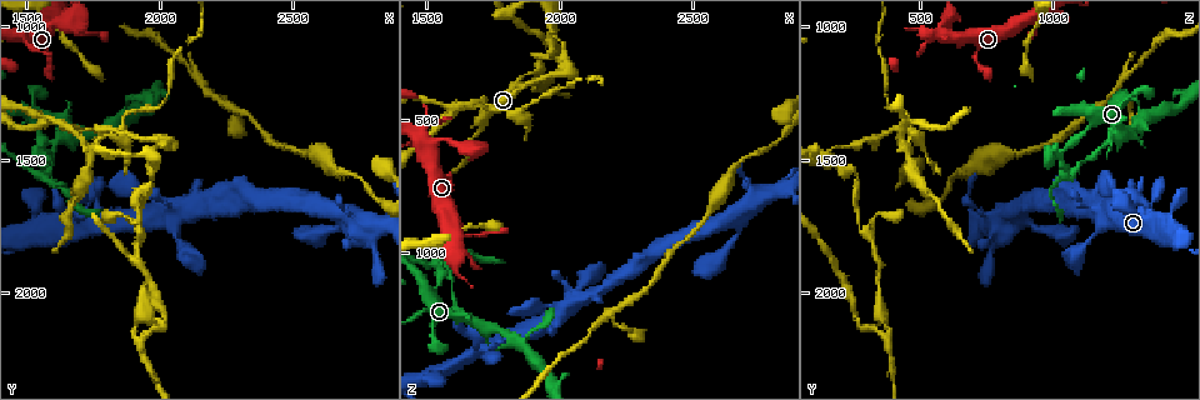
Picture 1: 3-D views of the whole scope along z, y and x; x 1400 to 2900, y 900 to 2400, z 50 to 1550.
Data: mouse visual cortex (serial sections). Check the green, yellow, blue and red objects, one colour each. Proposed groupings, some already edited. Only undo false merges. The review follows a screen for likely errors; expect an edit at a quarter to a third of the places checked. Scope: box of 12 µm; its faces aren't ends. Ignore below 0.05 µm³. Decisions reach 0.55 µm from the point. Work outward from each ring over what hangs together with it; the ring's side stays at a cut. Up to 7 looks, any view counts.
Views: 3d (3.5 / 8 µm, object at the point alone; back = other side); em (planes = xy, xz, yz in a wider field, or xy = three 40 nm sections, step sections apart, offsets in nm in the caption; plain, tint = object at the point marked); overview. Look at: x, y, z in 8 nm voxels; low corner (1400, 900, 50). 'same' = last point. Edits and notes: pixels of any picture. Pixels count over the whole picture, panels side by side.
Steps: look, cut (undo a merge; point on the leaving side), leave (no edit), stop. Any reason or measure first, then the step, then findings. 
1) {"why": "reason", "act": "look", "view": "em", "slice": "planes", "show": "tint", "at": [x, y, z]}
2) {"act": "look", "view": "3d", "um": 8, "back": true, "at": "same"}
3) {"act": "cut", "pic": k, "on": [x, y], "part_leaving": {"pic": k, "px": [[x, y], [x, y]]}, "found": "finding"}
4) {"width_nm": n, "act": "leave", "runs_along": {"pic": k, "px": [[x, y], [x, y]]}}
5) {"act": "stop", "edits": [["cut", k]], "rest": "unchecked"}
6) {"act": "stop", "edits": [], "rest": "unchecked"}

{"why": "a narrow waist", "act": "look", "view": "3d", "um": 3.5, "at": [1640, 1370, 460]}

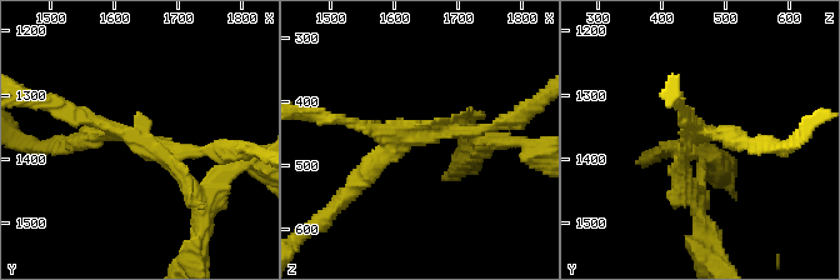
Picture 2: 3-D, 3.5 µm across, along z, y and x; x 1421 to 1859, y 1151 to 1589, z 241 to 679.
{"arms": 3, "arm_widths_nm": [150, 150, 200], "why": "shape alone is not enough", "act": "look", "view": "em", "slice": "xy", "step": 1, "show": "tint", "at": [1640, 1365, 445]}

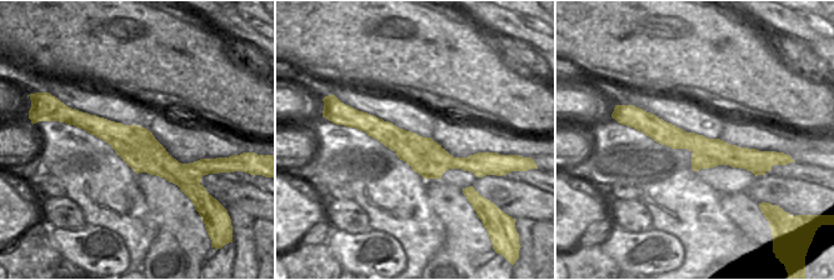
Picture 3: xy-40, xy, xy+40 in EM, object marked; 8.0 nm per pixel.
{"act": "cut", "pic": 2, "on": [70, 119], "border": {"pic": 3, "px": [[693, 151], [714, 158], [719, 164]]}, "found": "two cells meet here"}

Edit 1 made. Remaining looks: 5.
{"act": "look", "view": "overview"}

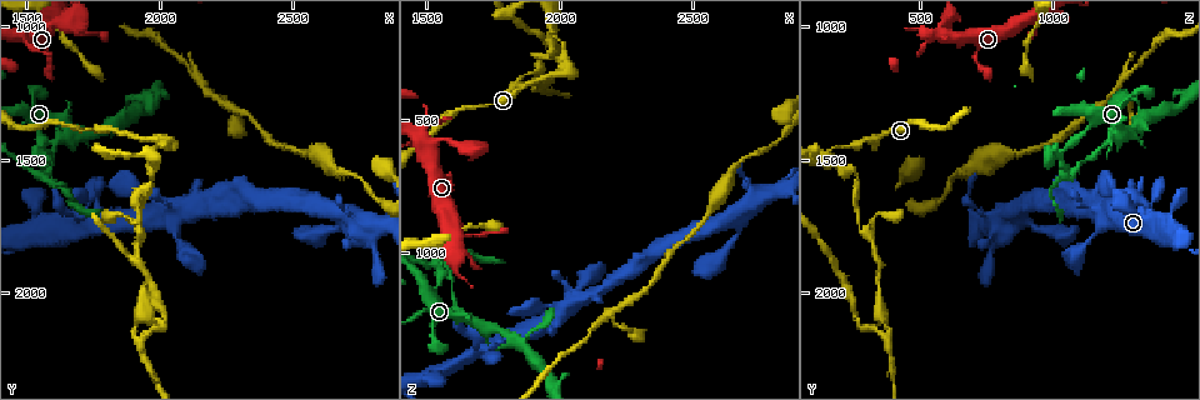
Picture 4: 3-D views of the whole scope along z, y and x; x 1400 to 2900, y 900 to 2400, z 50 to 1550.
{"why": "a fork", "act": "look", "view": "3d", "um": 8, "at": [1650, 1390, 1240]}

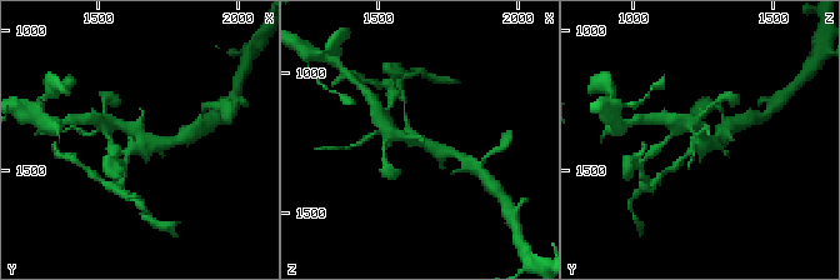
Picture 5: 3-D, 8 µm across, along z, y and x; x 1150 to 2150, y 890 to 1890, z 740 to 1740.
{"act": "look", "view": "3d", "um": 3.5, "at": [1650, 1400, 1240]}

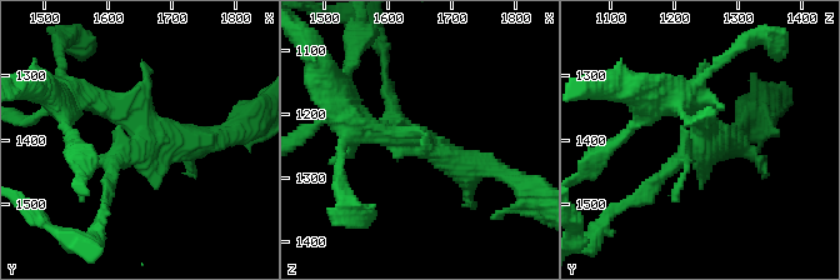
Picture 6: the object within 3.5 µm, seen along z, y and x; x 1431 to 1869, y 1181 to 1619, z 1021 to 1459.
{"why": "need the tissue", "act": "look", "view": "em", "slice": "xy", "step": 2, "show": "tint", "at": [1655, 1390, 1245]}

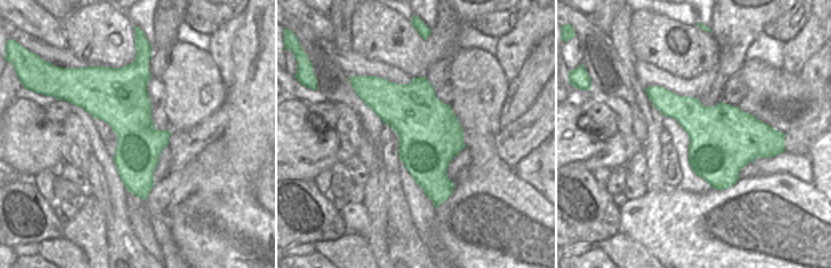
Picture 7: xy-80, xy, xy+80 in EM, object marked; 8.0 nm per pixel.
{"act": "cut", "pic": 6, "on": [656, 185], "part_leaving": {"pic": 6, "px": [[685, 151], [595, 233]]}, "found": "two cells meet here"}

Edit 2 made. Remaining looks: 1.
{"act": "stop", "edits": [["cut", 2], ["cut", 6]], "rest": "unchecked"}

